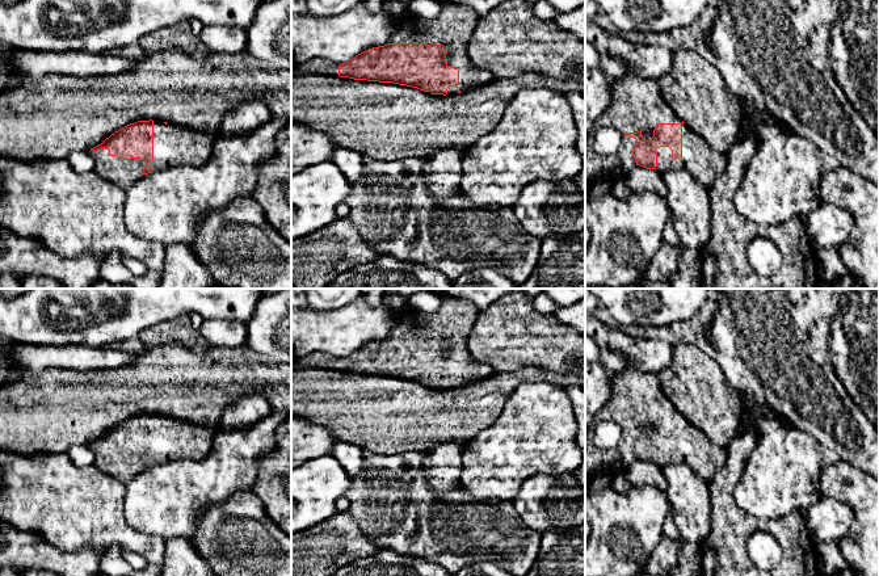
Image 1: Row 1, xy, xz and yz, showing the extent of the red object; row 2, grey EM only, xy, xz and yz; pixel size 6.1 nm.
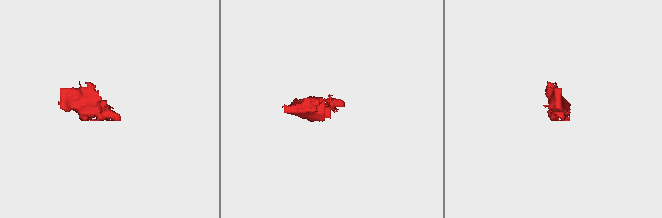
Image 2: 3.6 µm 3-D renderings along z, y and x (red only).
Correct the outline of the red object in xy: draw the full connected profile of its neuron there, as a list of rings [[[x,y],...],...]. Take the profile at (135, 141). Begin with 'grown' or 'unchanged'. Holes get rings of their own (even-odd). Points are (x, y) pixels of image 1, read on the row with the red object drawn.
grown; [[[138,121],[130,123],[101,144],[91,148],[94,160],[94,172],[104,180],[126,192],[131,185],[143,180],[148,173],[161,172],[176,167],[201,167],[211,156],[215,138],[202,130],[161,122]]]

